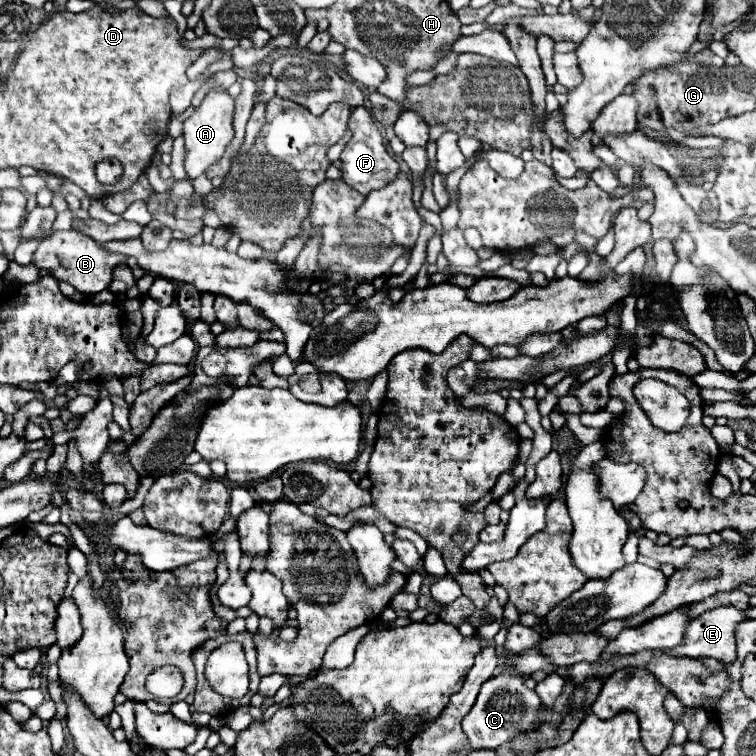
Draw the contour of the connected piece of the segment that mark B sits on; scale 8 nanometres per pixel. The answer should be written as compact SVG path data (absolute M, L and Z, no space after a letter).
M57 230L57 232L53 232L49 238L45 238L39 244L39 248L33 254L33 264L39 270L45 270L47 274L55 276L57 280L69 282L81 294L97 294L97 292L105 290L111 284L111 278L113 278L111 272L121 262L125 262L125 256L109 254L105 248L101 248L101 244L83 236L77 230Z

